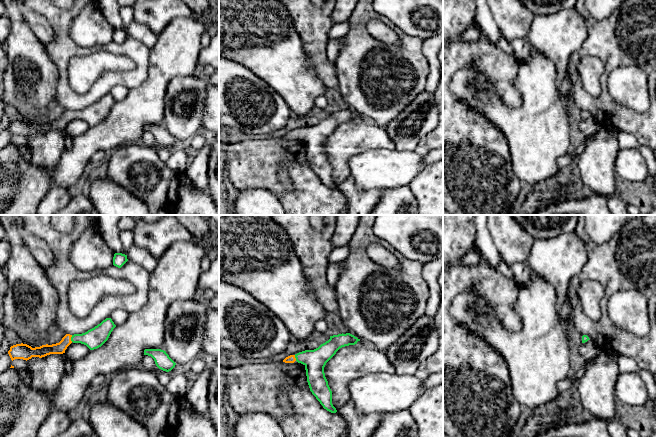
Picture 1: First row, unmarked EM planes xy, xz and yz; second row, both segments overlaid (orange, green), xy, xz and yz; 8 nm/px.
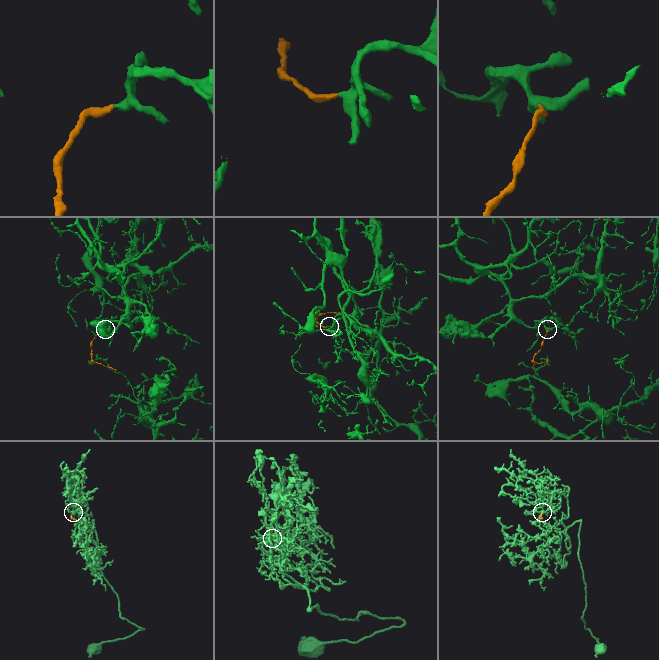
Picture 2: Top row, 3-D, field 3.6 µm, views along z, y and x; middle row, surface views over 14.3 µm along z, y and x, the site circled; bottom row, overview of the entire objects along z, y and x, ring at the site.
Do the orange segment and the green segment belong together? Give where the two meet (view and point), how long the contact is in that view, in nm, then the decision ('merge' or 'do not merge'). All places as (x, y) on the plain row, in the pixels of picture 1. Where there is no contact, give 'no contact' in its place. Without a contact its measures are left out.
meets orange in xy at (70, 114); contact 60 nm long; merge

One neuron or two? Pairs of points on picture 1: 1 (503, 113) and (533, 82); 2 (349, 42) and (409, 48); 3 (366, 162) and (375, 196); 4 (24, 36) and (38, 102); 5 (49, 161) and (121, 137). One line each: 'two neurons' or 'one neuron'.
1: one neuron
2: one neuron
3: two neurons
4: one neuron
5: two neurons

